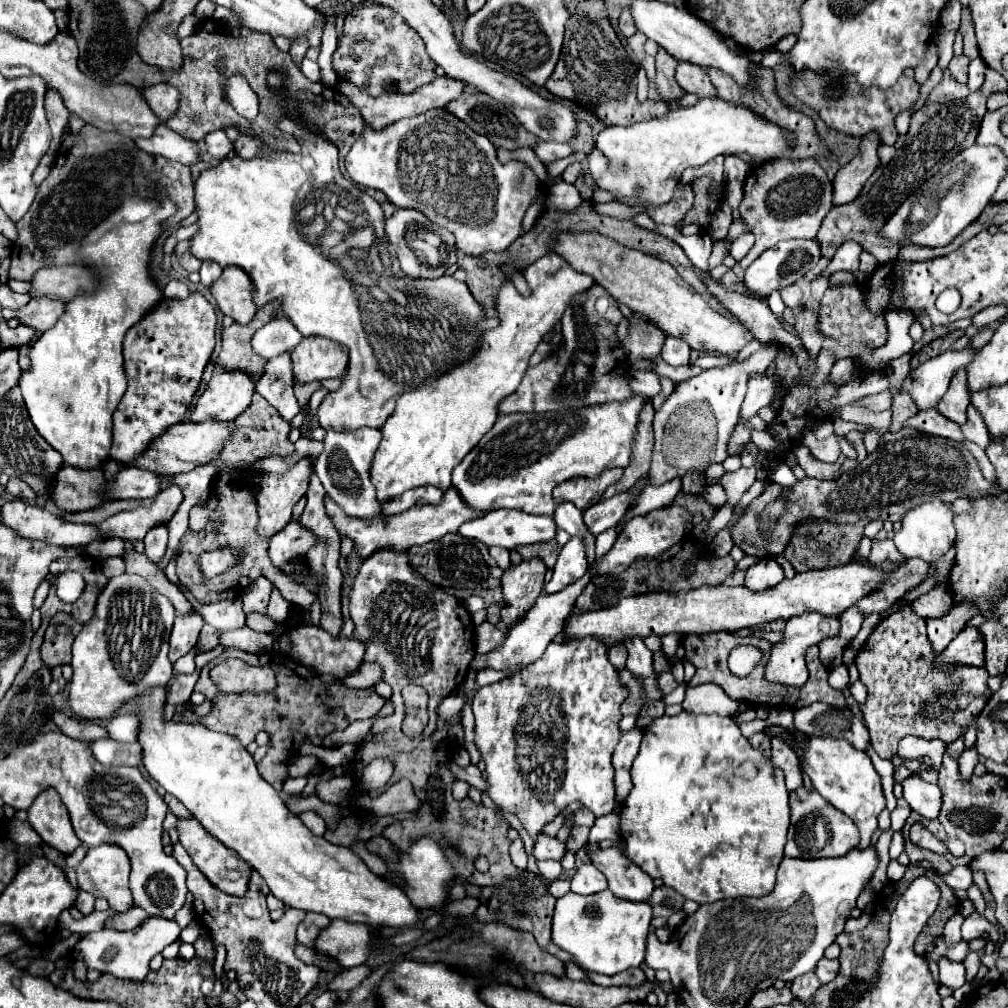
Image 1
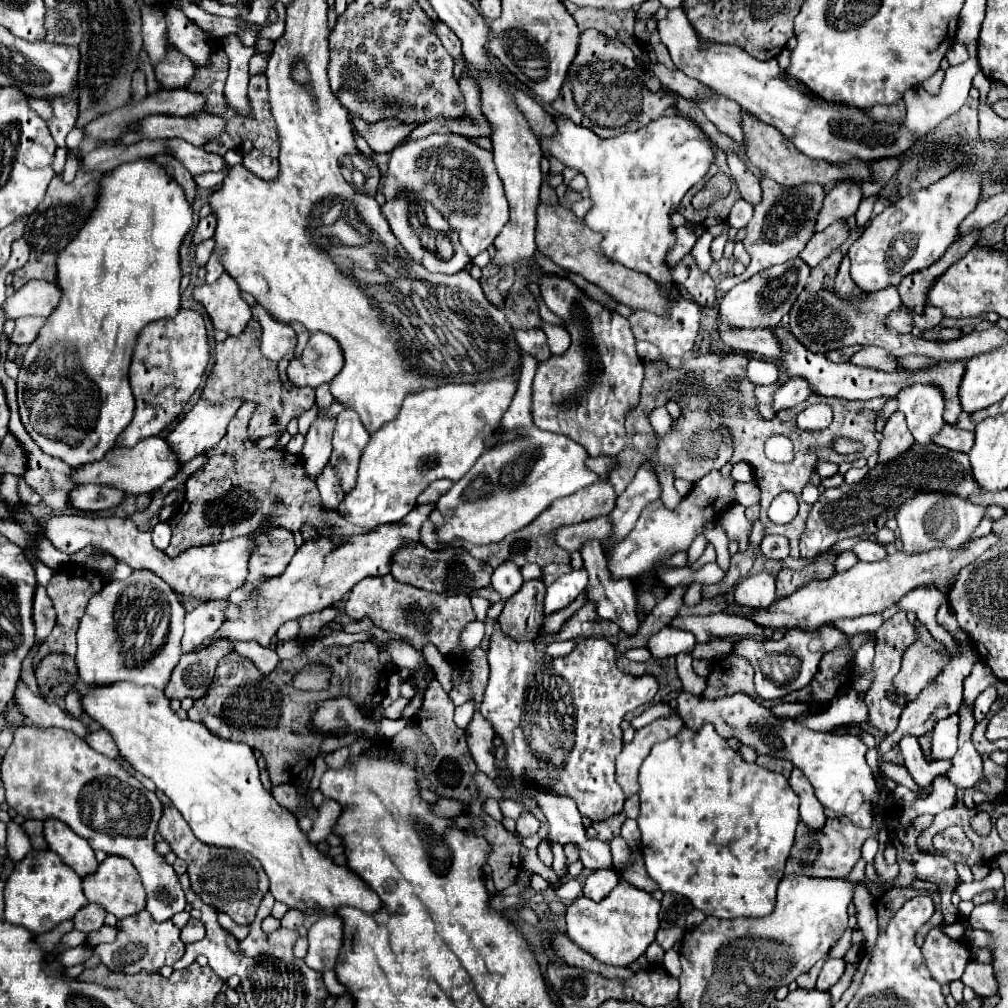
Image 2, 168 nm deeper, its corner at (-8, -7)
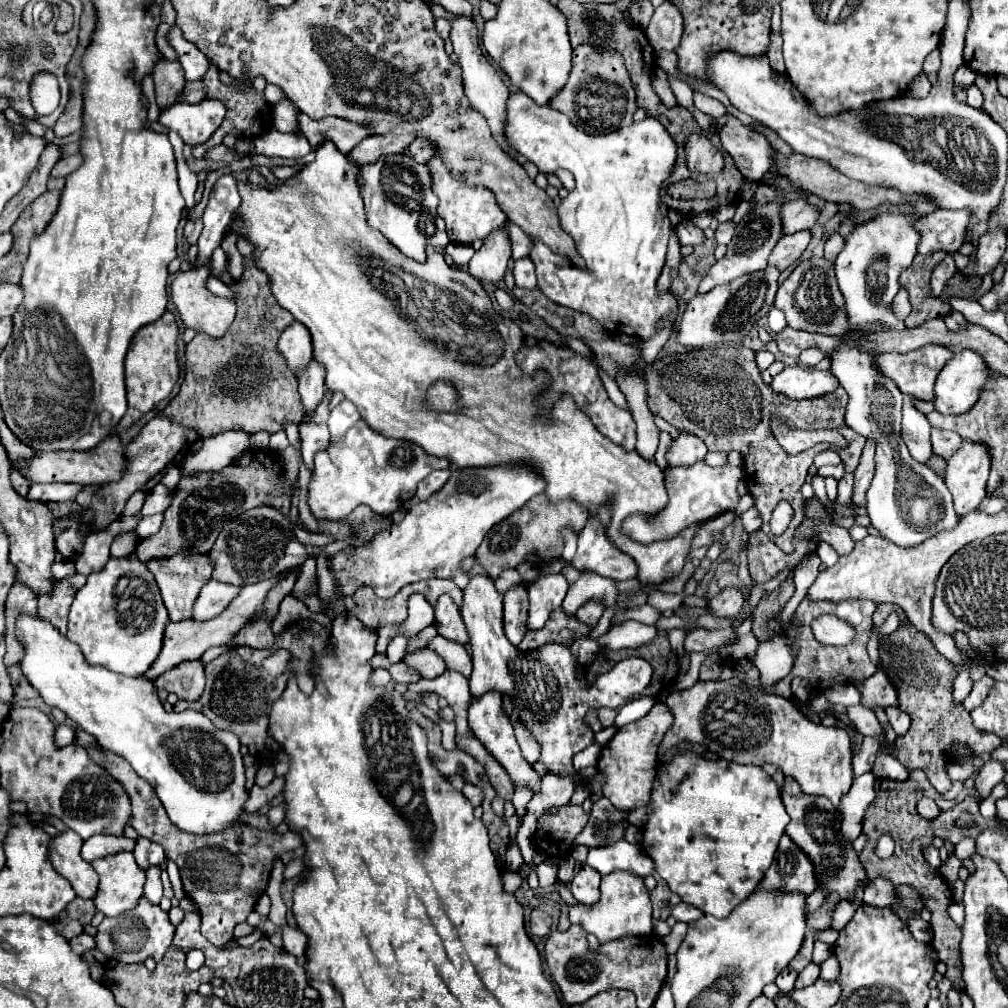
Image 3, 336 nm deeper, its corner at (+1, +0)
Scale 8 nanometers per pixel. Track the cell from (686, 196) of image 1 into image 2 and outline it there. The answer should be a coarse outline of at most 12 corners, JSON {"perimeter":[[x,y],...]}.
{"perimeter":[[690,225],[676,229],[676,245],[666,261],[674,267],[696,243],[694,229]]}

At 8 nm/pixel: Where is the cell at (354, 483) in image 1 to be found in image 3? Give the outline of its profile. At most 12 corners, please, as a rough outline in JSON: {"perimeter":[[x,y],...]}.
{"perimeter":[[343,400],[329,416],[331,440],[339,442],[359,420],[355,404]]}

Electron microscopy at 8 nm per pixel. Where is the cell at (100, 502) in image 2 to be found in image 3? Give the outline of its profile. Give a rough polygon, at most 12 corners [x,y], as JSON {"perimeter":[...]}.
{"perimeter":[[31,484],[27,498],[71,502],[79,484]]}

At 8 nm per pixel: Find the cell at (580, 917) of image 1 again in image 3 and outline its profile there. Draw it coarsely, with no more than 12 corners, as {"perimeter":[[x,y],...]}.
{"perimeter":[[613,870],[569,922],[599,944],[653,932],[643,878]]}

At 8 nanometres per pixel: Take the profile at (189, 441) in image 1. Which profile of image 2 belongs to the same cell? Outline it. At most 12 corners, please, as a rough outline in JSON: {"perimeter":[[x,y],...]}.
{"perimeter":[[162,437],[72,469],[78,485],[152,493],[180,471]]}

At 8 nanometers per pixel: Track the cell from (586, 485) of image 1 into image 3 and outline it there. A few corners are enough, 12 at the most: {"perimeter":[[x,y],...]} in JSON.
{"perimeter":[[545,494],[491,528],[477,558],[491,578],[561,558],[559,530],[589,512]]}

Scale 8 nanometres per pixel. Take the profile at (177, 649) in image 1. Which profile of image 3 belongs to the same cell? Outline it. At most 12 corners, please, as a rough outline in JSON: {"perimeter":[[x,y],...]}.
{"perimeter":[[207,582],[193,604],[191,620],[219,616],[239,588]]}

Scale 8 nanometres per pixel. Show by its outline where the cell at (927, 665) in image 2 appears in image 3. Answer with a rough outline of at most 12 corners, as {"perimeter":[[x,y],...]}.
{"perimeter":[[885,668],[859,688],[867,708],[897,706],[897,688]]}

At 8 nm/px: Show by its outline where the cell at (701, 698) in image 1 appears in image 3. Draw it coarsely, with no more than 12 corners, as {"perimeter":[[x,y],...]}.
{"perimeter":[[863,704],[847,708],[861,734],[881,736],[879,720]]}

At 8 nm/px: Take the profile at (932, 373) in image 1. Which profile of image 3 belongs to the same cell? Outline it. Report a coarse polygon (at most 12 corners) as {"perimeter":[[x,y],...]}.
{"perimeter":[[905,396],[901,438],[917,462],[931,452],[931,424]]}

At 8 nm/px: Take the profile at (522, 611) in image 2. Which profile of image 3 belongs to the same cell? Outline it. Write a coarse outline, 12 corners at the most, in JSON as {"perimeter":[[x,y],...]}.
{"perimeter":[[523,584],[505,592],[505,636],[517,646],[527,632],[529,596]]}

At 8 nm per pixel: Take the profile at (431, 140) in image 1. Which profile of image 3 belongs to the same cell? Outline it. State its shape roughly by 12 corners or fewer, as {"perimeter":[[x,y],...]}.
{"perimeter":[[429,158],[437,214],[451,242],[471,244],[507,220],[495,194]]}

